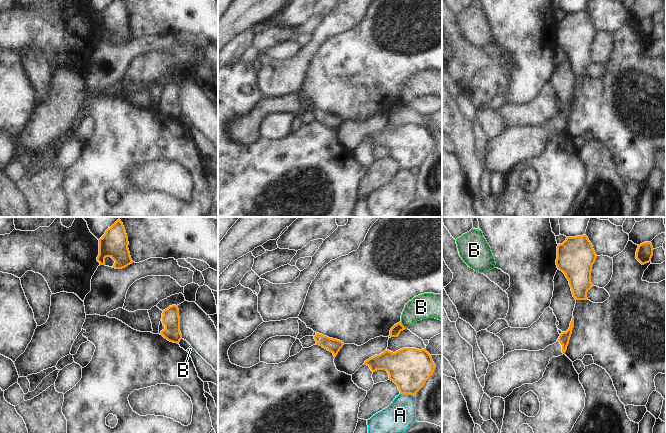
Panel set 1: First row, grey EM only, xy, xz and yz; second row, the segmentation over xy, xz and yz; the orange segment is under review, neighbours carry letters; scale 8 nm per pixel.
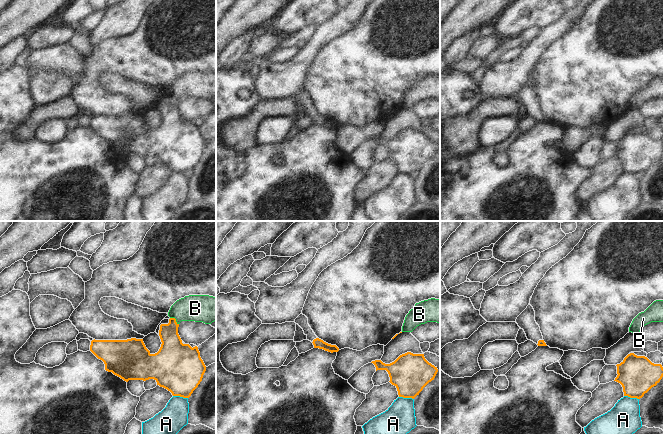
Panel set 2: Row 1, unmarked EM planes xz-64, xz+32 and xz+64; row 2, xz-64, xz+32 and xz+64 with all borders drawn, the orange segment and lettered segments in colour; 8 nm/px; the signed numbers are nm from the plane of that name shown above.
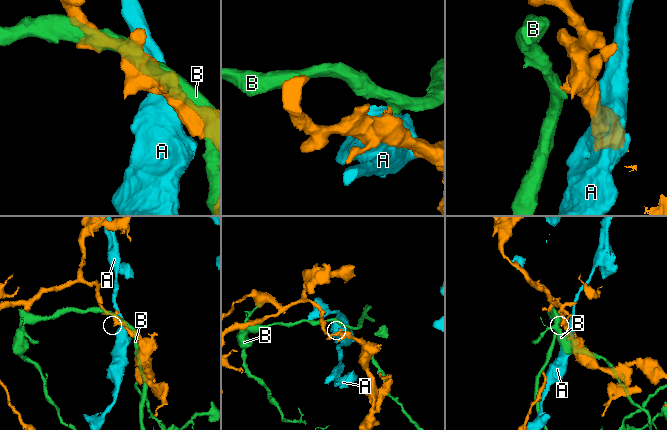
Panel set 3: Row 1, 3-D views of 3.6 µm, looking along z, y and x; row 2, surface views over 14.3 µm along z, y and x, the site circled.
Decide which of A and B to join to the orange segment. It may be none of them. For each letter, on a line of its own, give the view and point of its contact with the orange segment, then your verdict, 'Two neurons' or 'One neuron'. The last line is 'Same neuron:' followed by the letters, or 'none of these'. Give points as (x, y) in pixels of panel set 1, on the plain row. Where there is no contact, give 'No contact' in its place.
A: Touches orange at xz (408, 169). Two neurons
B: Touches orange at xz (402, 101). Two neurons
Same neuron: none of these

